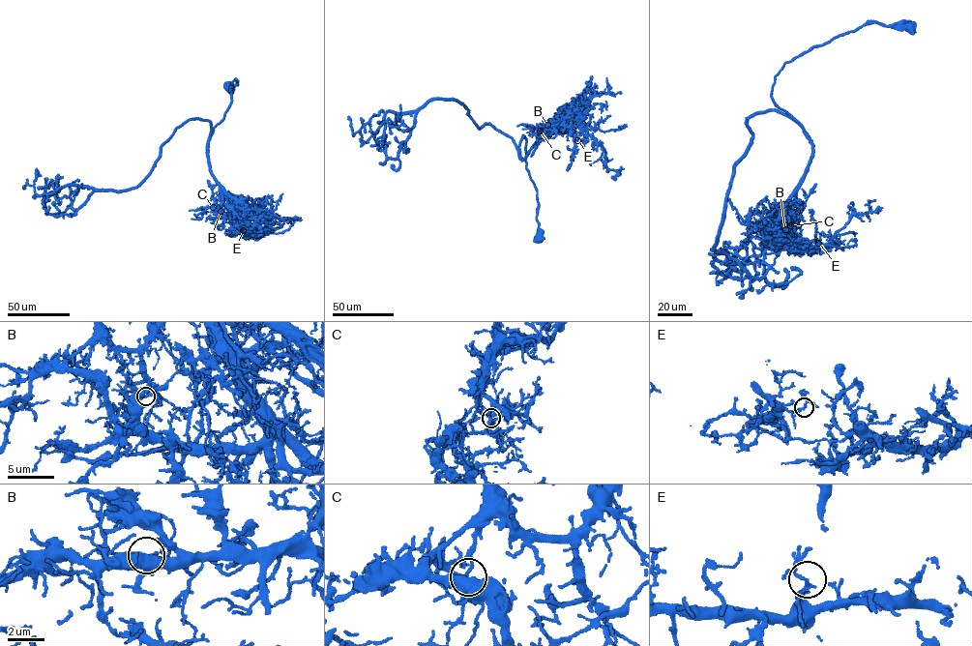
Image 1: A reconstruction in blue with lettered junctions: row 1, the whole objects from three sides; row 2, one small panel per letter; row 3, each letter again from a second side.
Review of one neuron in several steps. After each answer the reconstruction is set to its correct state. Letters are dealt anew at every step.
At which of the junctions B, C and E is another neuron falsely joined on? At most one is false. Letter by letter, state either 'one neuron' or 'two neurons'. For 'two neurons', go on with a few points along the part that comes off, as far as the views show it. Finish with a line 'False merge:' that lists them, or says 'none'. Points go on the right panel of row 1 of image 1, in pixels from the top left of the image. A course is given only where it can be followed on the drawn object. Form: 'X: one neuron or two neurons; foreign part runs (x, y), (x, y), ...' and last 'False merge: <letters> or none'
B: two neurons; foreign part runs (785, 229), (790, 222), (785, 207), (771, 223), (749, 220), (742, 223)
C: one neuron
E: one neuron
False merge: B

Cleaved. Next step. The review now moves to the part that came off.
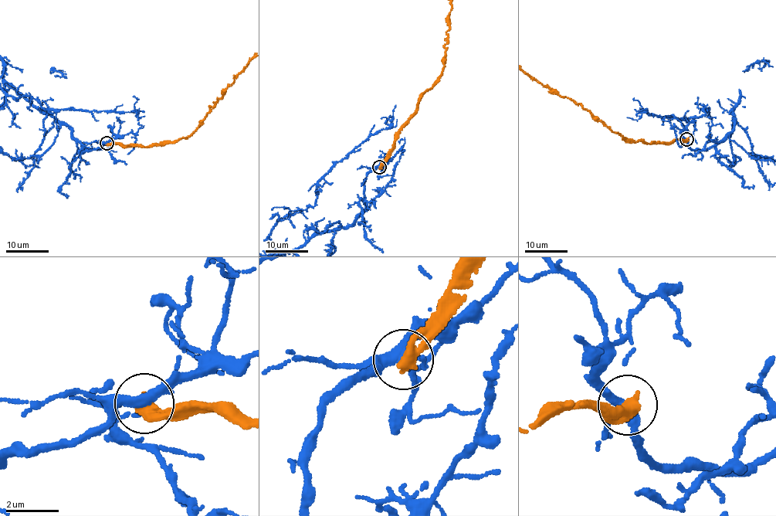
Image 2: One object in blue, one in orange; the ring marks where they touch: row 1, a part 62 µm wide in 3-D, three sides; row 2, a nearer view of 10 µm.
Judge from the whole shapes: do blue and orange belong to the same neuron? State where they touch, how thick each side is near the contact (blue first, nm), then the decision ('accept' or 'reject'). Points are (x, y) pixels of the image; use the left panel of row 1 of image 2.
at (106, 143); 360 nm thick on the blue side, 550 nm on the other; reject

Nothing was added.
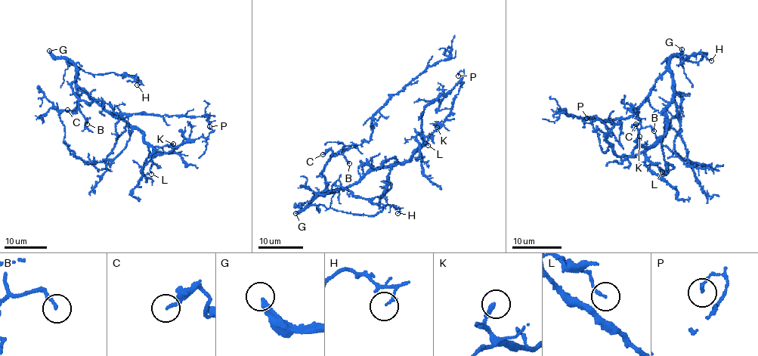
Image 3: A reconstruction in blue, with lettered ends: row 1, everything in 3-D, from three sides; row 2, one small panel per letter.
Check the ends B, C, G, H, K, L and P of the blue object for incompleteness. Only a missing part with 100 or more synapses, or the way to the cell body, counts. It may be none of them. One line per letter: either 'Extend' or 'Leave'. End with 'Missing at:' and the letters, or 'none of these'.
B: Leave
C: Leave
G: Extend
H: Leave
K: Leave
L: Leave
P: Leave
Missing at: G

